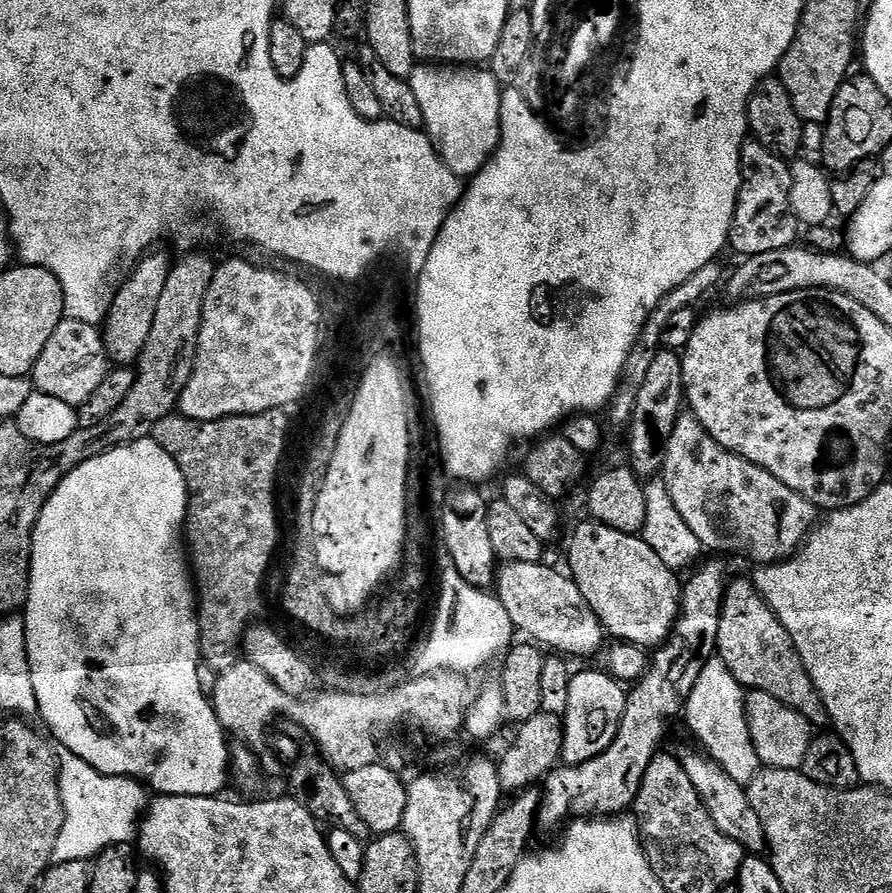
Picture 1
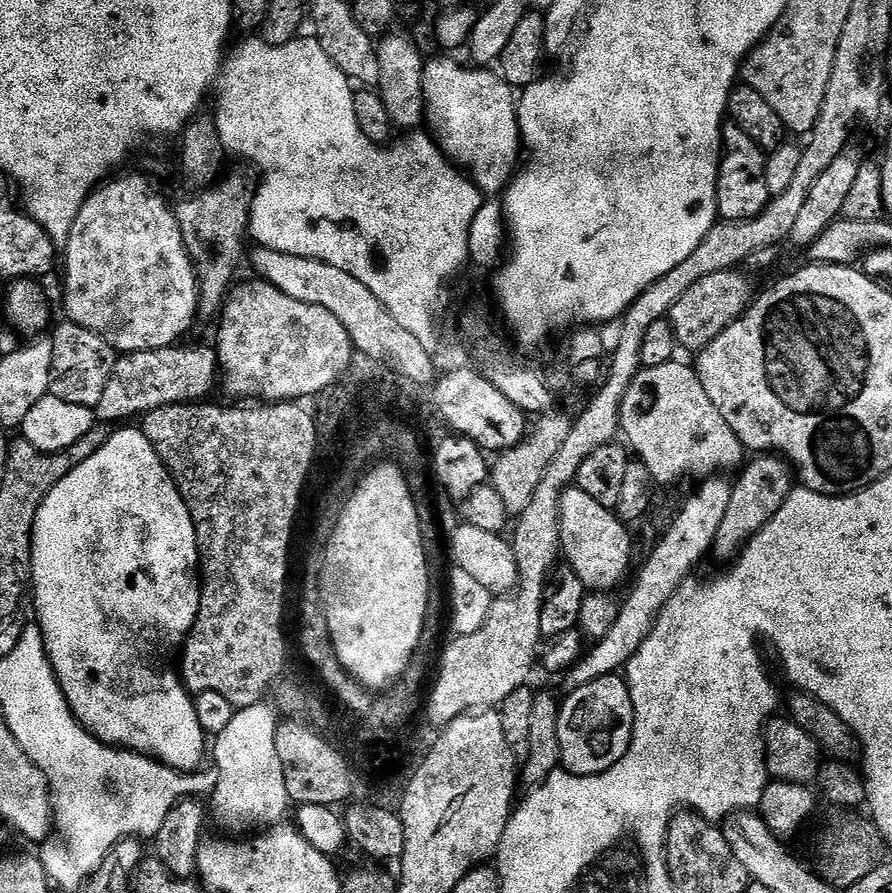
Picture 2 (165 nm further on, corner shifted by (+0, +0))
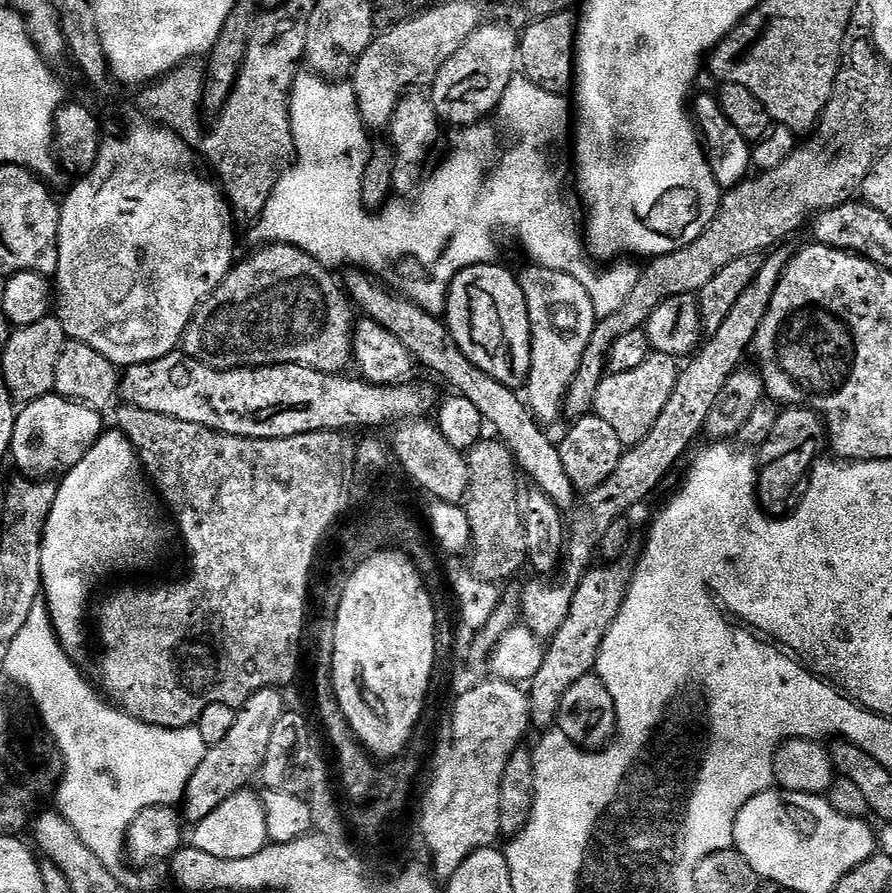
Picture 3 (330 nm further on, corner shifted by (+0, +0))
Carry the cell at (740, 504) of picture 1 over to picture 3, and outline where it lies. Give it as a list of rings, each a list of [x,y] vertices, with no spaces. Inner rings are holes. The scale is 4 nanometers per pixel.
[[[652,352],[634,370],[614,372],[605,375],[596,391],[595,415],[601,416],[610,426],[614,426],[614,434],[626,446],[642,442],[653,422],[662,414],[666,402],[672,393],[672,385],[678,375],[677,361],[661,352]]]

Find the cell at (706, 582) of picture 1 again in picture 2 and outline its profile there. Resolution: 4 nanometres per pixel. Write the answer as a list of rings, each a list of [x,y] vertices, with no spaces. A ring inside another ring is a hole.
[[[757,455],[743,465],[742,471],[744,473],[734,480],[726,516],[718,528],[716,540],[711,548],[711,555],[720,560],[726,559],[727,556],[735,557],[752,537],[757,536],[766,526],[766,522],[770,522],[774,514],[781,510],[783,503],[789,500],[794,489],[793,473],[779,455]]]

